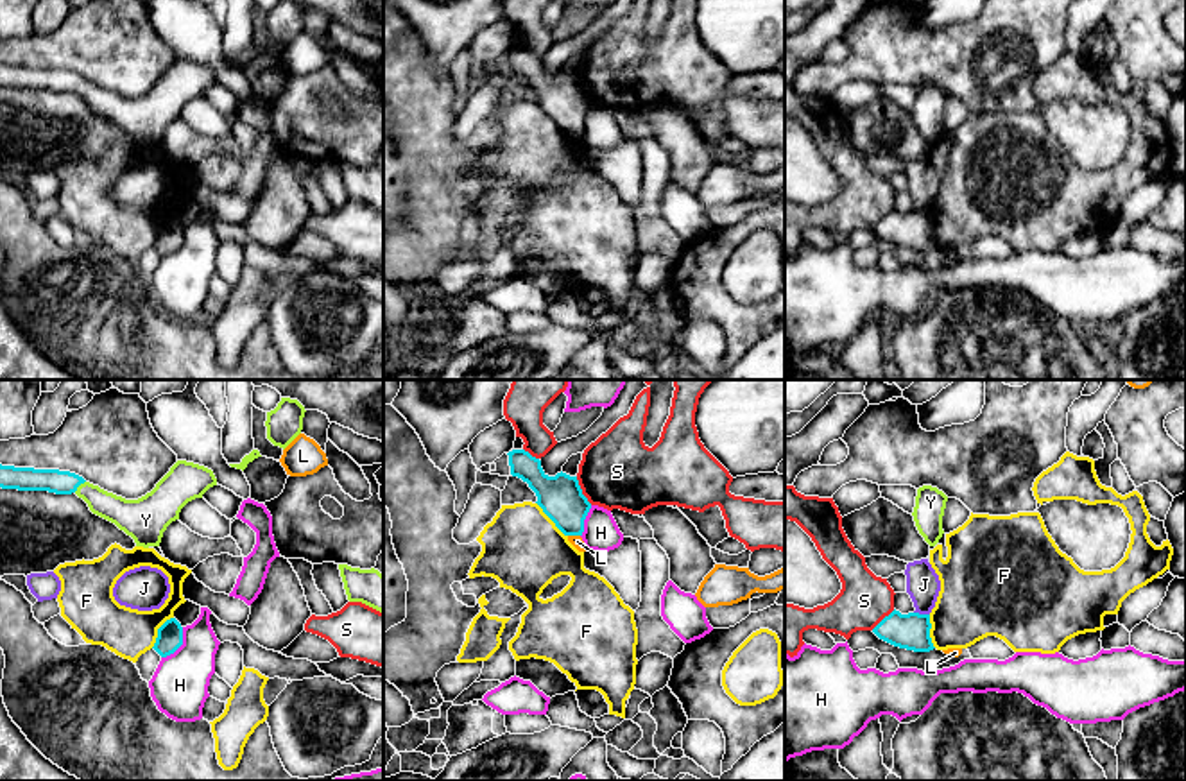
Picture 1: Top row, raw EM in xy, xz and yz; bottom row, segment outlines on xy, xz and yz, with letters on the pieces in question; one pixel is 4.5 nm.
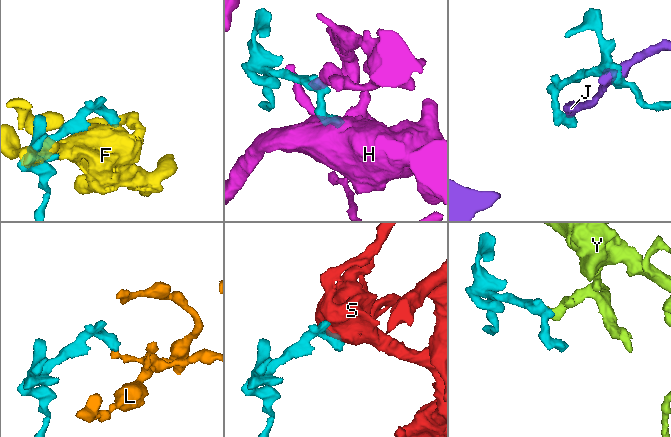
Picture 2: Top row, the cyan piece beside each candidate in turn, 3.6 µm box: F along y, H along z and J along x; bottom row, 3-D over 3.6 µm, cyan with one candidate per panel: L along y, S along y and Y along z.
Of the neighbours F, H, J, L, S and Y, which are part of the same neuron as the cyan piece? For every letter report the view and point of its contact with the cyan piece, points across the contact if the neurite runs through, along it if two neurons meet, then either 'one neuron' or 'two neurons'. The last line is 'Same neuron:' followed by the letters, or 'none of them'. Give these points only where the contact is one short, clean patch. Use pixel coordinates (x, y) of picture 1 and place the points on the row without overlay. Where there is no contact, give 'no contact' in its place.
F: meets cyan in xz at (550, 117); two neurons
H: meets cyan in xy at (180, 244); border along xy (183, 226), (183, 240), (162, 257); two neurons
J: meets cyan in yz at (921, 214); two neurons
L: meets cyan in xz at (574, 133); border along xz (568, 133), (579, 135); two neurons
S: meets cyan in xz at (581, 90); two neurons
Y: meets cyan in xy at (79, 83); runs through xy (24, 77), (79, 83), (103, 102), (126, 113); one neuron
Same neuron: Y

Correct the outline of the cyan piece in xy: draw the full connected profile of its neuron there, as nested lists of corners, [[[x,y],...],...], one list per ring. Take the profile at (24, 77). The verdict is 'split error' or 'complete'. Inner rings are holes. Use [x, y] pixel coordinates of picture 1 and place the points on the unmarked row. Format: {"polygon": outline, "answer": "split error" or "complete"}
{"polygon": [[[177,59],[156,86],[138,99],[125,99],[59,68],[14,66],[0,63],[0,86],[18,90],[75,91],[90,109],[131,134],[136,145],[159,145],[167,125],[179,118],[181,107],[217,84],[211,68]]], "answer": "split error"}

